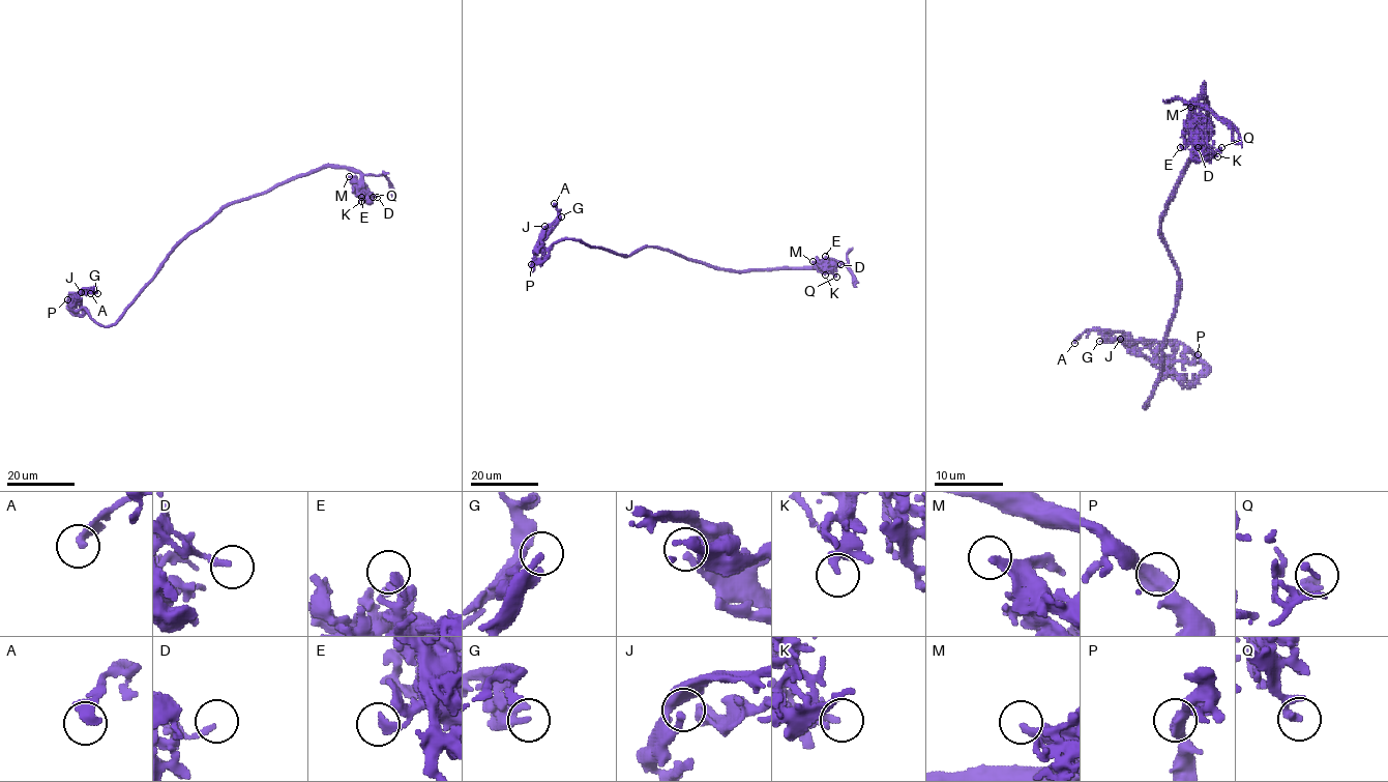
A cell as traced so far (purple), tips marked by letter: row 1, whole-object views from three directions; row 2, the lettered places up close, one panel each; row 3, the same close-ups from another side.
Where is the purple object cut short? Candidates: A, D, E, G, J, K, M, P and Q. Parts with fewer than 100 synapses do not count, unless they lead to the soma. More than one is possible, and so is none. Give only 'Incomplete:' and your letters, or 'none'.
Incomplete: none

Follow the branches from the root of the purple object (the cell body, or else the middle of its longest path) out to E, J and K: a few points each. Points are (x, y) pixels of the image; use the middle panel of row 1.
E: (666, 250), (734, 270), (819, 268), (827, 262), (825, 256)
J: (666, 250), (644, 247), (631, 255), (620, 255), (573, 239), (560, 239), (545, 249), (541, 240), (544, 226)
K: (666, 250), (734, 270), (819, 268), (824, 262), (825, 274)

